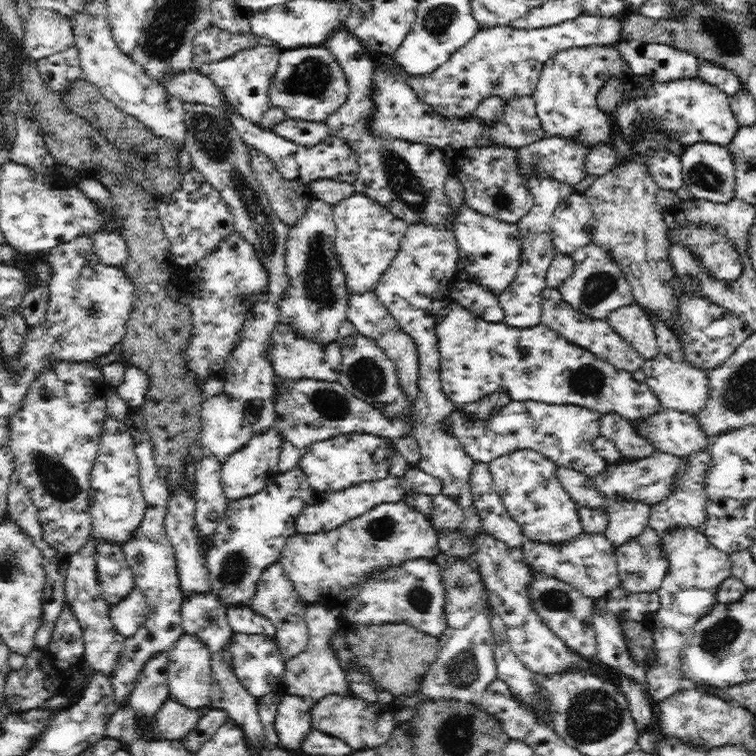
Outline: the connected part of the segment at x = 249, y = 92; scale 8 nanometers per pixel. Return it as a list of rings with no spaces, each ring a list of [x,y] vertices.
[[[275,45],[252,46],[244,50],[238,50],[234,56],[223,58],[218,62],[211,62],[196,65],[194,62],[189,68],[190,71],[197,71],[207,76],[220,89],[229,104],[235,108],[244,118],[256,125],[260,125],[260,120],[264,112],[270,109],[270,90],[271,79],[274,78],[279,64],[279,56],[282,49]]]

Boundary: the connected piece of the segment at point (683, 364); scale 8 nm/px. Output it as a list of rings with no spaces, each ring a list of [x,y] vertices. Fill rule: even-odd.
[[[644,310],[649,315],[652,323],[654,323],[659,346],[658,354],[652,360],[644,361],[642,366],[644,375],[646,375],[646,385],[657,395],[657,399],[661,402],[662,410],[672,409],[688,415],[698,414],[706,406],[706,398],[710,394],[710,389],[708,389],[709,371],[690,365],[690,362],[683,357],[682,349],[679,348],[678,336],[675,336],[675,332],[666,326],[665,322],[656,317],[652,311]]]

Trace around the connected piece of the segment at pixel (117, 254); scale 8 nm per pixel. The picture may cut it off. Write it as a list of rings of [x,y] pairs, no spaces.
[[[119,232],[100,233],[93,236],[93,252],[101,264],[122,268],[129,258],[129,251]]]

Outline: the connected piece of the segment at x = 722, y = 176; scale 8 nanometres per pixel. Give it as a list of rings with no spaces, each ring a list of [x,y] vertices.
[[[699,142],[686,146],[680,158],[686,196],[718,204],[726,203],[735,197],[735,166],[727,147],[712,142]]]

